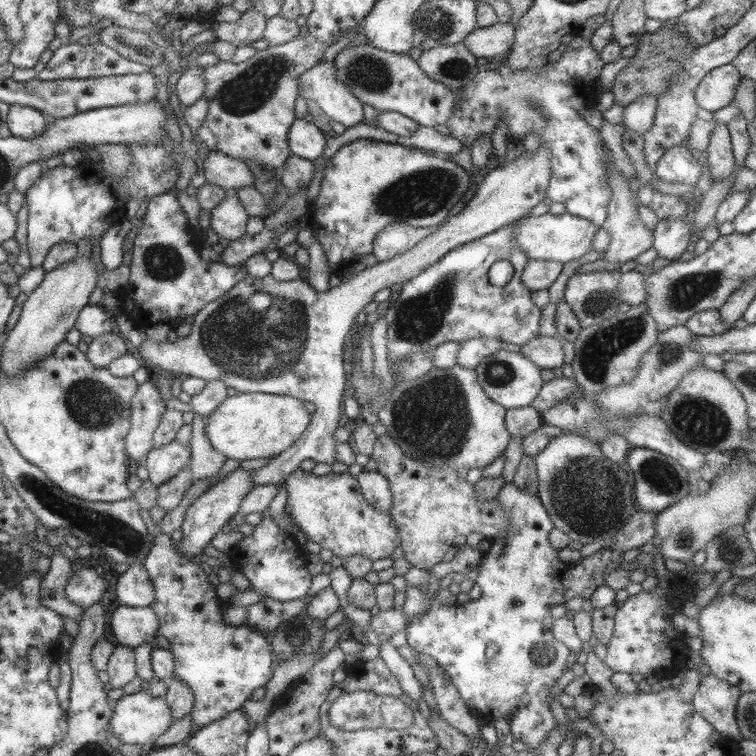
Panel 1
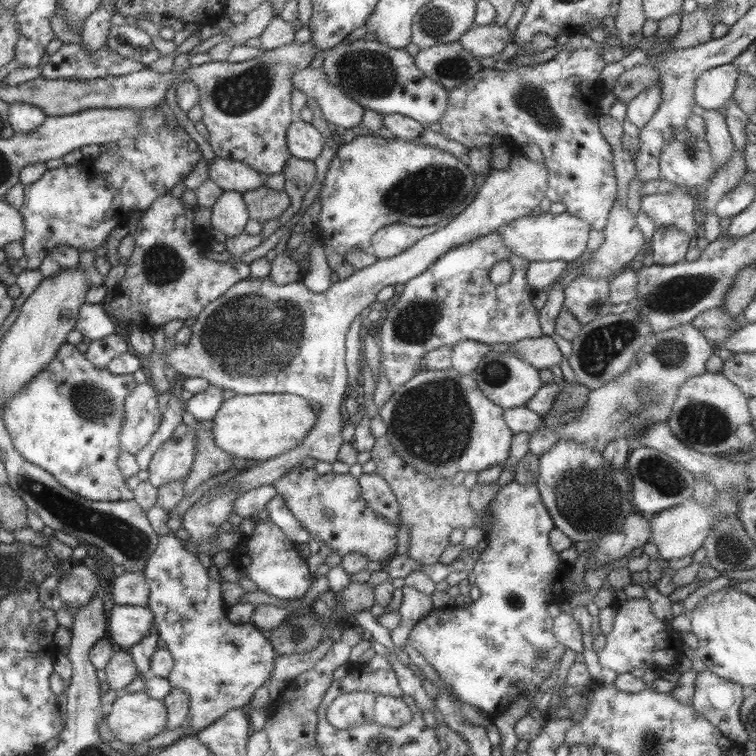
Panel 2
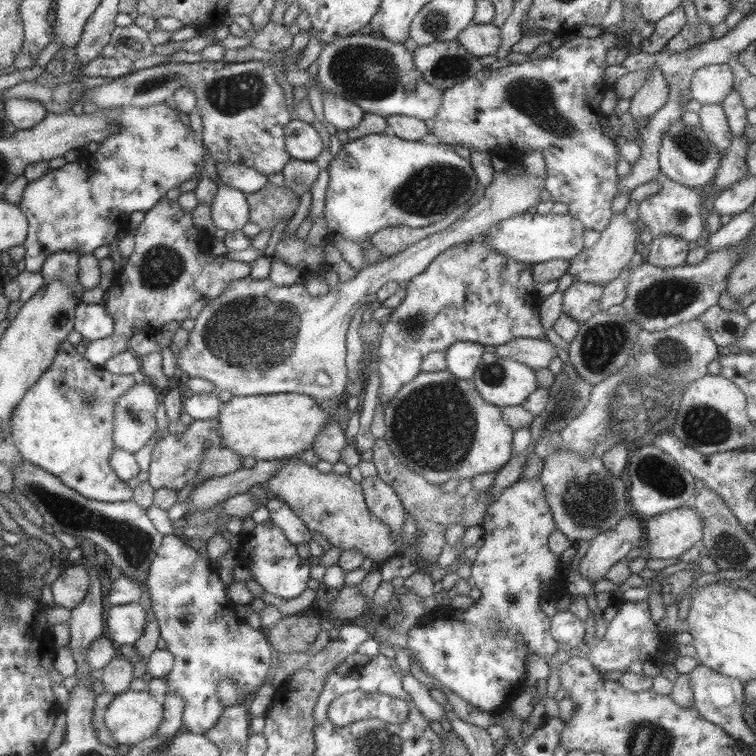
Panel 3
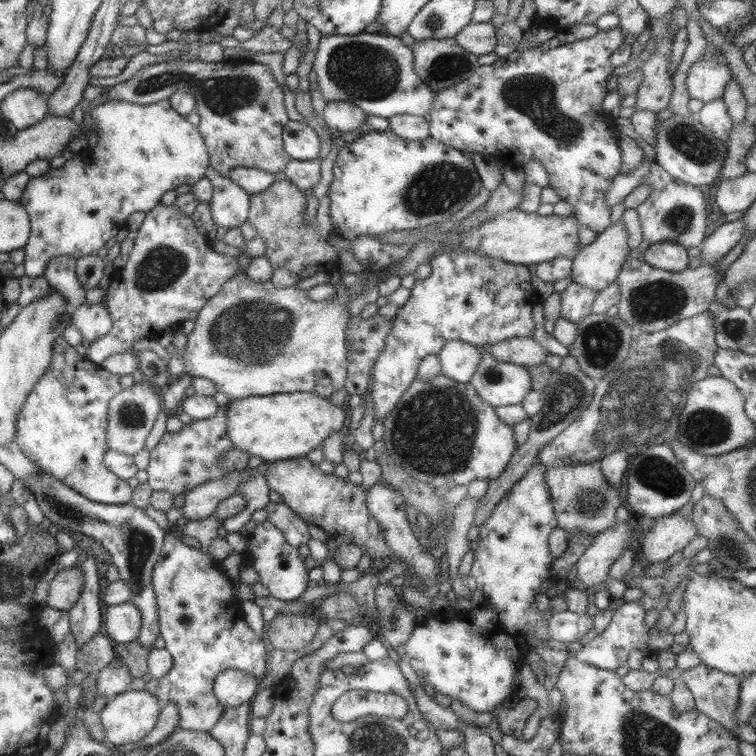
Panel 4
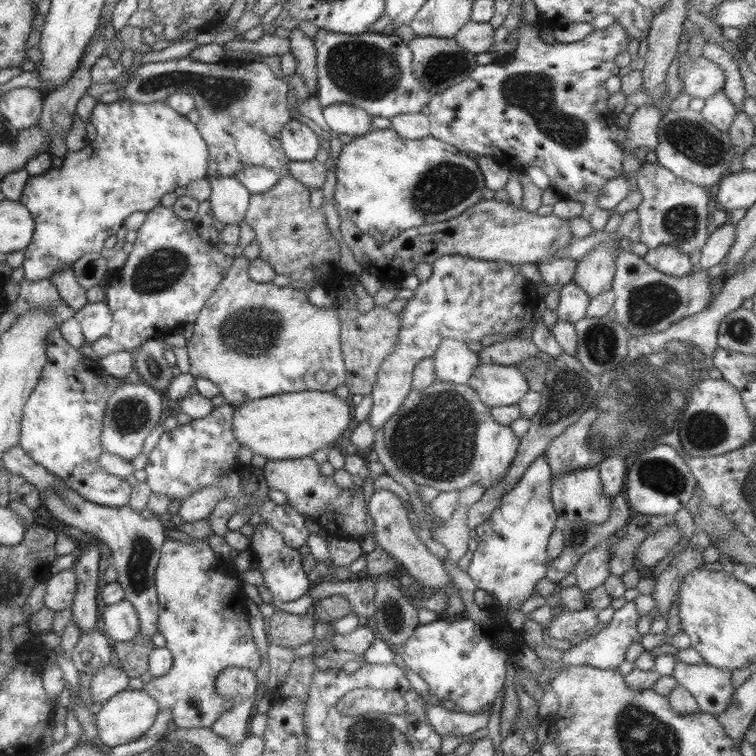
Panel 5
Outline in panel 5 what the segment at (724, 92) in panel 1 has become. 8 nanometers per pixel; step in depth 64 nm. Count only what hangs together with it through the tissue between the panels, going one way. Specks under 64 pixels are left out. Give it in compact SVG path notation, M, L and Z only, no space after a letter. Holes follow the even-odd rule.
M686 52L680 54L677 72L681 76L683 92L690 98L707 100L707 97L723 88L723 69L703 56L692 59L687 57Z

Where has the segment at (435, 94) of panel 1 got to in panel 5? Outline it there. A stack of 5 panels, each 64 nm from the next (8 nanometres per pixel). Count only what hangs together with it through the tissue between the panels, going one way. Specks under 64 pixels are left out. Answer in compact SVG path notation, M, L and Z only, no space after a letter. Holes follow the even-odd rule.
M319 28L312 41L316 50L317 92L315 96L321 107L339 102L355 105L371 117L390 119L398 114L417 114L429 102L430 92L413 76L412 52L393 32L348 35Z

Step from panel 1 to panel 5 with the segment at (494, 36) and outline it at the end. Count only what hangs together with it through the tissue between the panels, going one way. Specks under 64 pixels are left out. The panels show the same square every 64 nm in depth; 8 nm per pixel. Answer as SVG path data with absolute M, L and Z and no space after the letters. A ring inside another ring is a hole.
M468 20L452 37L463 50L474 55L481 54L481 52L490 51L494 28L489 22L477 23Z

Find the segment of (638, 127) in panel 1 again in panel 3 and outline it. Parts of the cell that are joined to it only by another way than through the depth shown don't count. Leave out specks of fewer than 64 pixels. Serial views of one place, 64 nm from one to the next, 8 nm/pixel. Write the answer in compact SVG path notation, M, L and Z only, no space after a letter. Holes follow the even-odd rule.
M649 68L650 75L630 98L629 114L635 120L648 118L667 100L668 86L658 68Z

